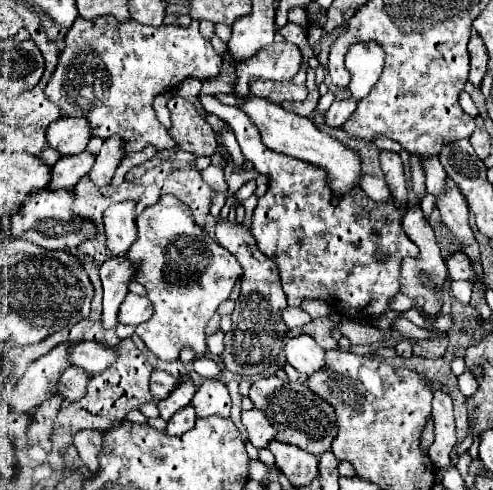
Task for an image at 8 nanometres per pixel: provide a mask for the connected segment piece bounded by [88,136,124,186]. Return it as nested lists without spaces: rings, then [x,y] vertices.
[[[110,136],[108,140],[104,140],[104,146],[100,150],[100,154],[96,156],[96,162],[90,170],[90,180],[96,182],[98,186],[102,184],[110,184],[114,170],[120,166],[120,160],[124,158],[124,142],[120,136]]]

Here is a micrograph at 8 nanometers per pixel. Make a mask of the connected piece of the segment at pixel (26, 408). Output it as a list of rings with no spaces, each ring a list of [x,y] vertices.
[[[64,342],[64,344],[56,346],[54,350],[50,350],[46,356],[38,358],[38,360],[26,370],[26,374],[22,376],[22,380],[20,380],[10,392],[6,392],[6,398],[10,400],[10,404],[12,404],[12,408],[14,408],[16,412],[28,412],[28,414],[30,414],[30,412],[34,412],[46,398],[50,398],[50,396],[56,394],[56,386],[58,386],[60,374],[70,366],[68,354],[70,354],[70,348],[72,348],[72,346],[74,346],[72,342]]]

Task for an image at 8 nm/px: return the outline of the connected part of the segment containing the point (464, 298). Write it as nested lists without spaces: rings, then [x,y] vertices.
[[[453,280],[451,283],[452,295],[462,304],[468,305],[471,301],[473,283],[462,280]]]

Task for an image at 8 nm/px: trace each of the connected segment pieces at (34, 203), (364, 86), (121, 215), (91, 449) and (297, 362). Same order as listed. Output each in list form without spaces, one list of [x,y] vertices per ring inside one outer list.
[[[42,188],[36,190],[28,196],[28,200],[24,200],[20,212],[16,216],[12,216],[12,226],[8,228],[10,238],[20,238],[20,240],[28,240],[34,244],[40,244],[42,248],[48,250],[70,250],[76,248],[78,244],[94,238],[98,234],[96,224],[90,220],[82,220],[80,216],[76,216],[72,212],[72,200],[76,198],[76,194],[72,190],[50,190],[50,188]]]
[[[360,42],[354,44],[346,54],[346,68],[352,74],[350,92],[354,100],[362,100],[368,96],[376,80],[380,78],[384,64],[384,50],[376,42]]]
[[[120,202],[104,212],[106,248],[110,254],[126,254],[136,240],[136,202]]]
[[[82,430],[74,434],[74,446],[92,472],[98,472],[98,452],[102,450],[102,438],[104,434],[100,430]]]
[[[300,334],[296,338],[286,340],[284,352],[286,352],[288,364],[304,376],[310,376],[326,366],[324,350],[308,334]]]

